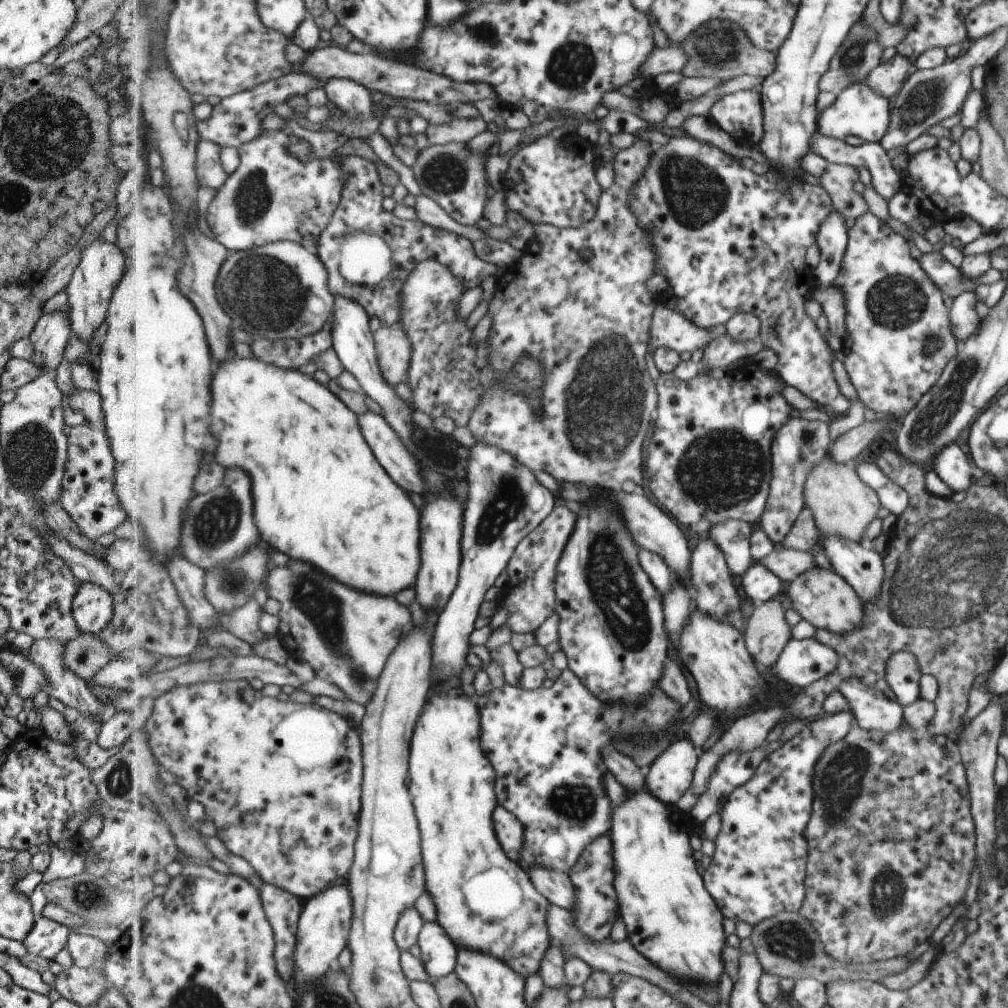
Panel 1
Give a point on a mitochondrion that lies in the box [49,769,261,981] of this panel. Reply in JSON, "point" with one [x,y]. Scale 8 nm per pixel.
{"point":[84,895]}

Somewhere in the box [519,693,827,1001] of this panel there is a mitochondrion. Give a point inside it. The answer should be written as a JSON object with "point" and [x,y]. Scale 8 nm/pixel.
{"point":[791,941]}

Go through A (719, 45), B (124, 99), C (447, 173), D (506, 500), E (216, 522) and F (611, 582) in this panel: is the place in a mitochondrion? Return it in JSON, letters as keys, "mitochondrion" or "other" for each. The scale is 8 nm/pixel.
{"A":"mitochondrion","B":"other","C":"mitochondrion","D":"mitochondrion","E":"mitochondrion","F":"mitochondrion"}

